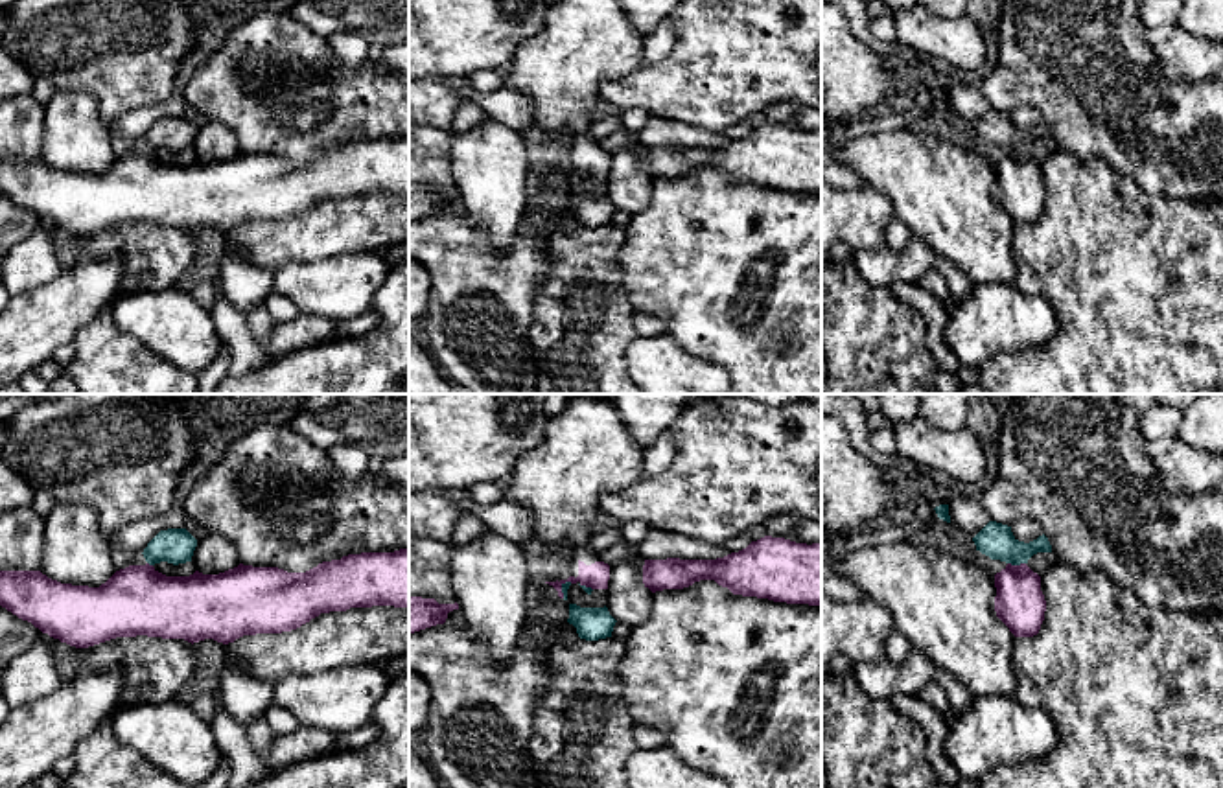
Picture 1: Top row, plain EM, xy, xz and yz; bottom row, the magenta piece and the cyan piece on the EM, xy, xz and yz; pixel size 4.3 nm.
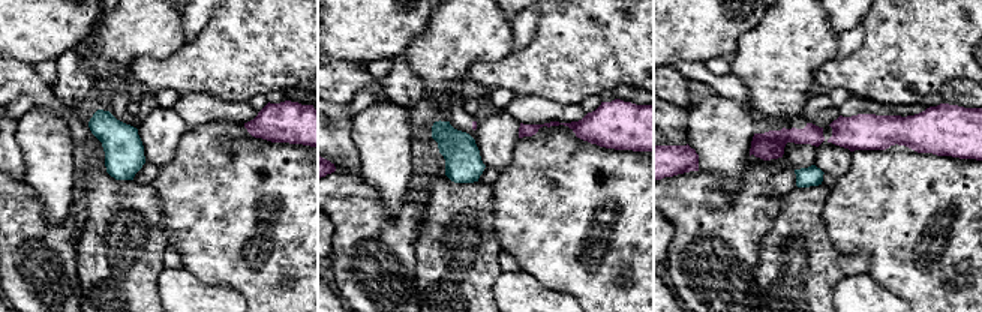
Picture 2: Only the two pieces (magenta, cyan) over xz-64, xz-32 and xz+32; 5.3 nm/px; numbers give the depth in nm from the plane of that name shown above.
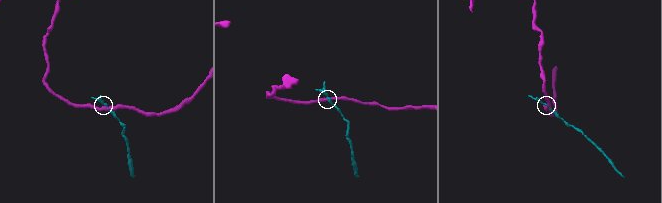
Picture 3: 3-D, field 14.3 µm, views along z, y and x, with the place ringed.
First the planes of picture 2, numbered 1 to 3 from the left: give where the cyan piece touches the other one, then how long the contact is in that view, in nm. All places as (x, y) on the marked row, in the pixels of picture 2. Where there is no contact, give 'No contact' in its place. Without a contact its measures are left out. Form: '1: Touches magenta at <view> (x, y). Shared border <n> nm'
1: No contact
2: No contact
3: No contact

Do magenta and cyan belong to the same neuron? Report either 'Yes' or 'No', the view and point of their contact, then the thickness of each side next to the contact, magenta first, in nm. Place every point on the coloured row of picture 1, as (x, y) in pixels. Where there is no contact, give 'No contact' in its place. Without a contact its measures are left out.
No. Touches magenta at yz (1017, 566). Thickness 220 nm (magenta) against 160 nm

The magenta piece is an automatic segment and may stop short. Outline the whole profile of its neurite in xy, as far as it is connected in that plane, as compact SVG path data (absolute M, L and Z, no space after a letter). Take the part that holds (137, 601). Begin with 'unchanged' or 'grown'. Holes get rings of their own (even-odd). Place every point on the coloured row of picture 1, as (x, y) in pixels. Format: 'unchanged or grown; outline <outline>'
unchanged; outline M409 549L348 554L306 573L239 563L219 574L195 571L190 576L166 576L149 563L129 565L99 587L61 584L41 571L0 571L0 606L76 648L136 635L228 644L243 635L297 630L320 613L372 606L409 608Z

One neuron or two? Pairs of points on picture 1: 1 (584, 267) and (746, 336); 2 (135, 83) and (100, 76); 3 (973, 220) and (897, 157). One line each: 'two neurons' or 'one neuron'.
1: two neurons
2: one neuron
3: one neuron

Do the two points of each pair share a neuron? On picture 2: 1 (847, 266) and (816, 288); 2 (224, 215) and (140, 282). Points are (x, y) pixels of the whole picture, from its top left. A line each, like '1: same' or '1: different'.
1: different
2: different

